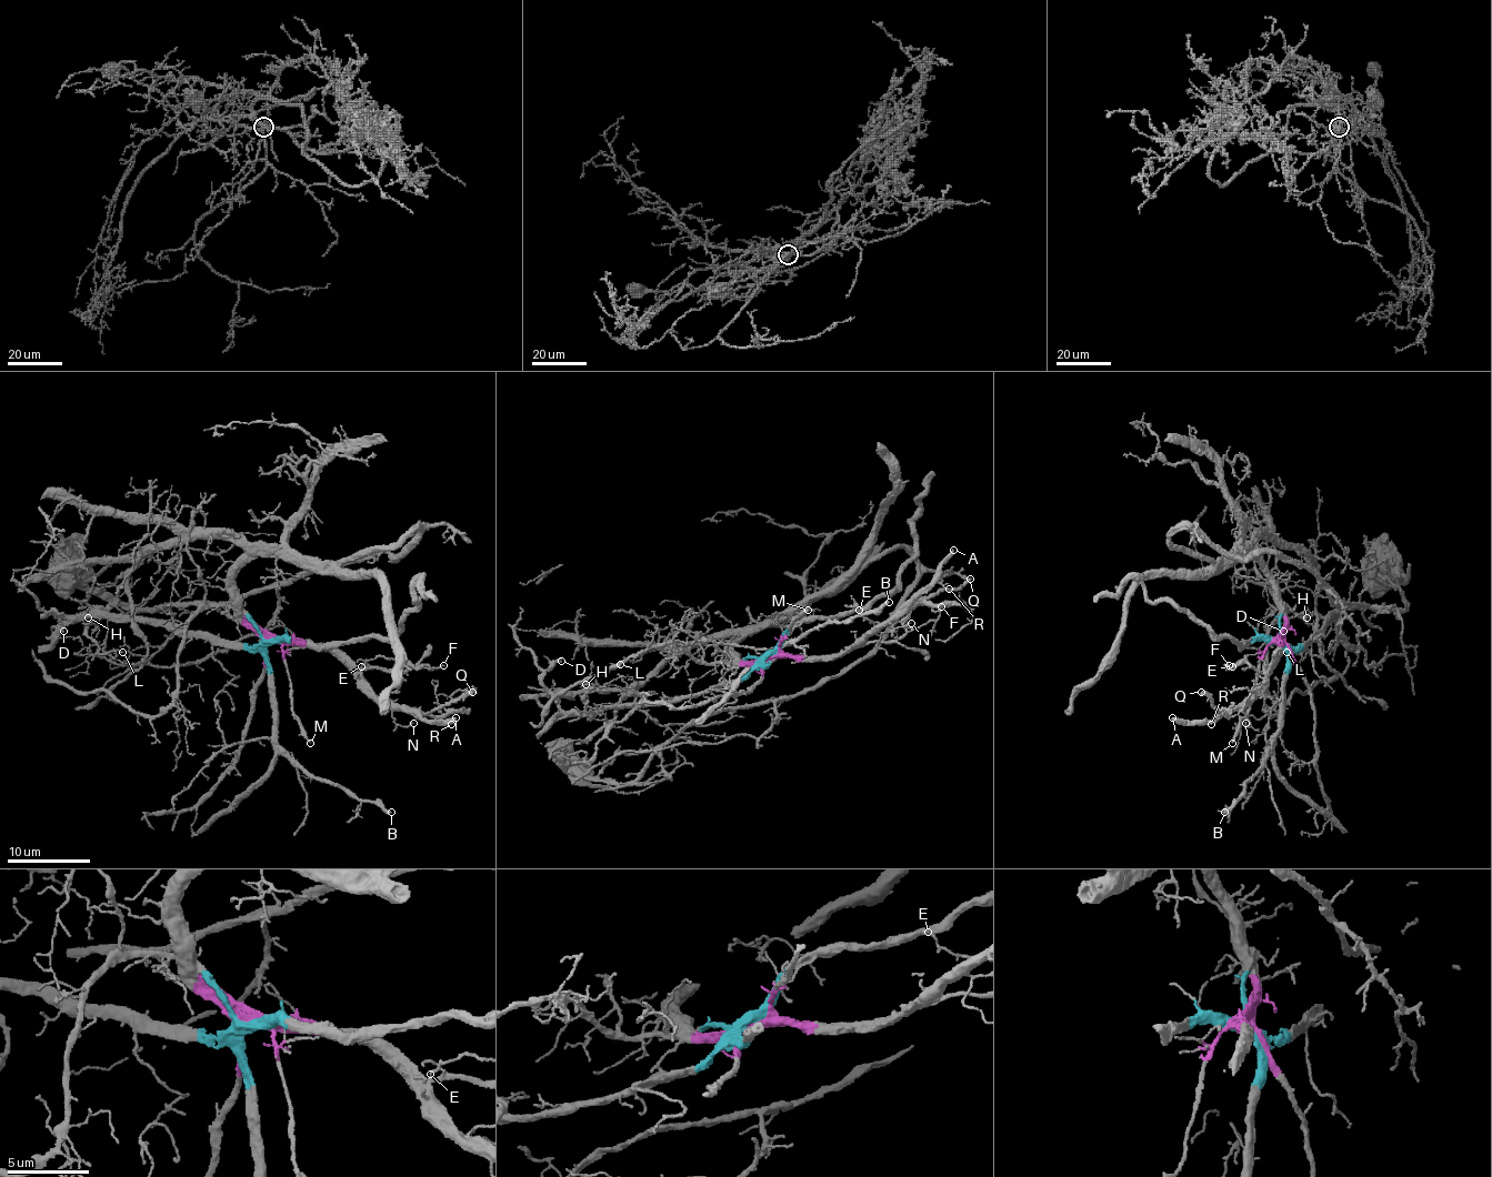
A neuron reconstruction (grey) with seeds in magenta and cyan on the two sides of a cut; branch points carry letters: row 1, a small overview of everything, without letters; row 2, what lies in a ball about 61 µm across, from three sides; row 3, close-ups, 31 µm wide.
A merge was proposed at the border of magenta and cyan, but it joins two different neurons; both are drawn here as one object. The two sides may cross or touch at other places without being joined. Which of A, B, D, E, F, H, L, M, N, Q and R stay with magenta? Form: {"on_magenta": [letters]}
{"on_magenta": ["A", "E", "F", "M", "N", "Q", "R"]}

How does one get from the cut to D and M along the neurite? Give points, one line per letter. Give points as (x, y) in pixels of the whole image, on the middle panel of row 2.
D: (767, 657), (748, 674), (669, 701), (609, 705), (592, 711), (563, 711), (542, 682), (551, 663), (561, 662)
M: (767, 657), (775, 653), (790, 624), (809, 610)

